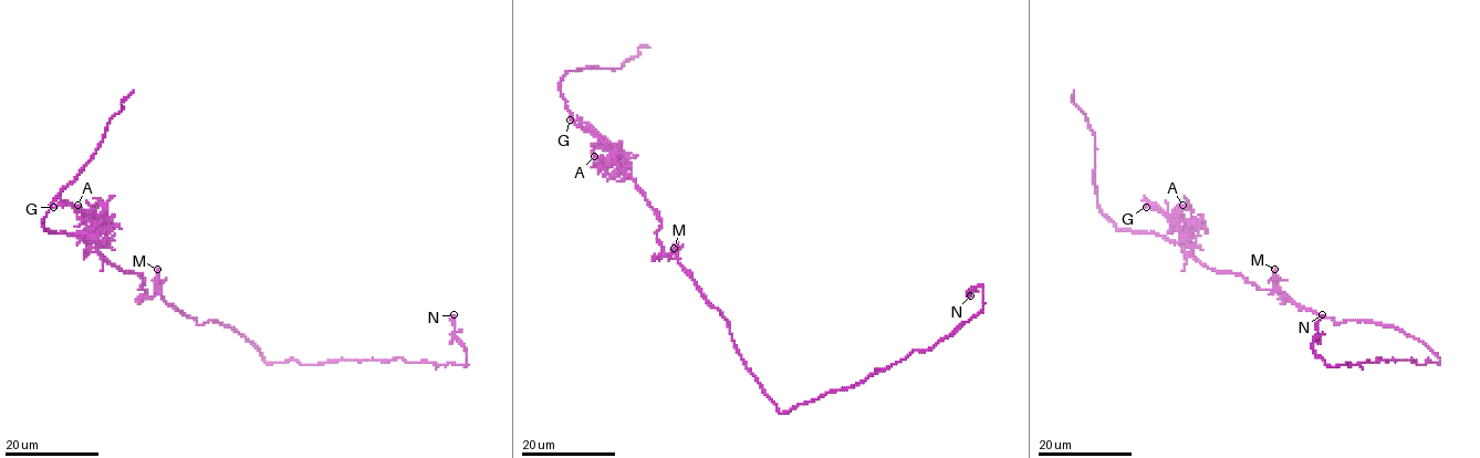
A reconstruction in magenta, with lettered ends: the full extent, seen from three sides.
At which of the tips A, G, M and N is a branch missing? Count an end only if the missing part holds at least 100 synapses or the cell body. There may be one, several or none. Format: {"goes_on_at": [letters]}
{"goes_on_at": []}

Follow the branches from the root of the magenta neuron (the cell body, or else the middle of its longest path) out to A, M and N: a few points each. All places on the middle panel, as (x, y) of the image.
A: (702, 295), (683, 266), (662, 252), (660, 218), (614, 158), (618, 151), (596, 145), (594, 156)
M: (702, 295), (678, 261), (674, 248)
N: (702, 295), (780, 413), (930, 350), (982, 310), (983, 289), (970, 295)

